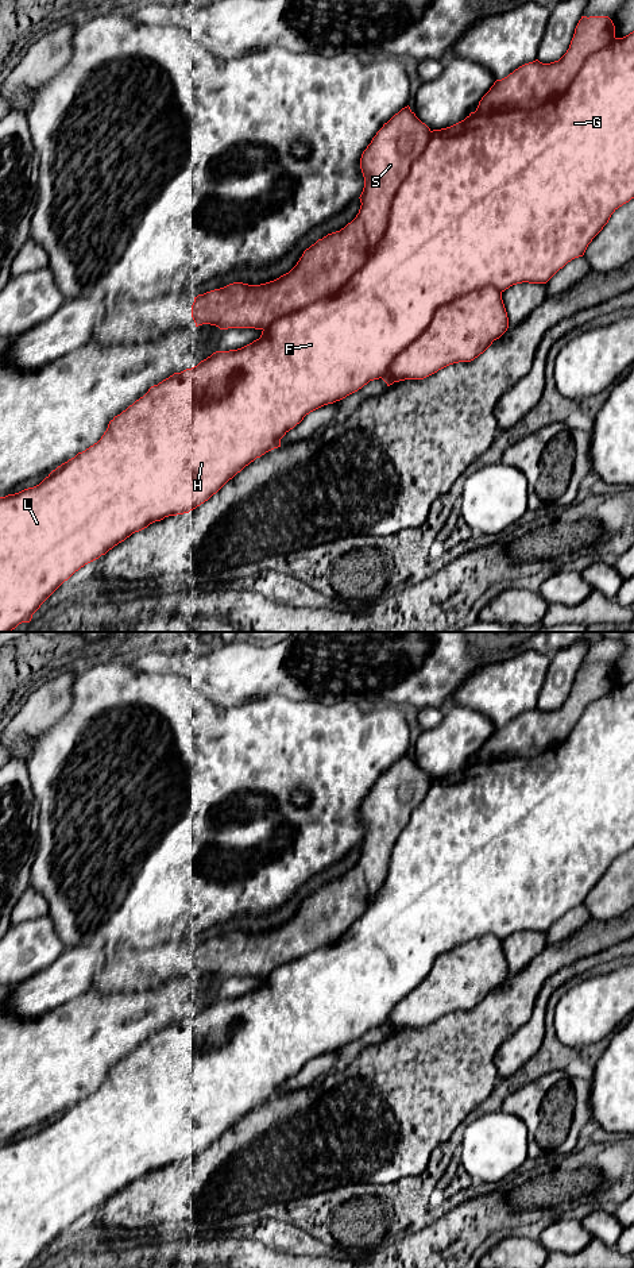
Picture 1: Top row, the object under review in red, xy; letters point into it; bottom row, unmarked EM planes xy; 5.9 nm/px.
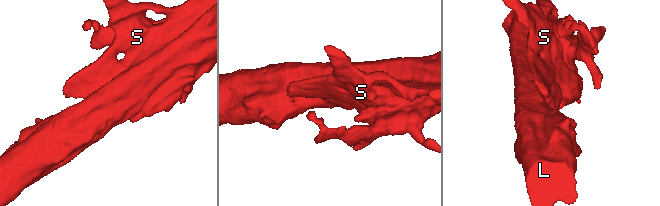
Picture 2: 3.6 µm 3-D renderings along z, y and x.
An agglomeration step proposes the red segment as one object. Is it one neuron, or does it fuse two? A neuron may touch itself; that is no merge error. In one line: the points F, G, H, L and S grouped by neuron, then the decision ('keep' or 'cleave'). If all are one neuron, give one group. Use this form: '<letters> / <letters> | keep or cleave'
F G H L / S | cleave

